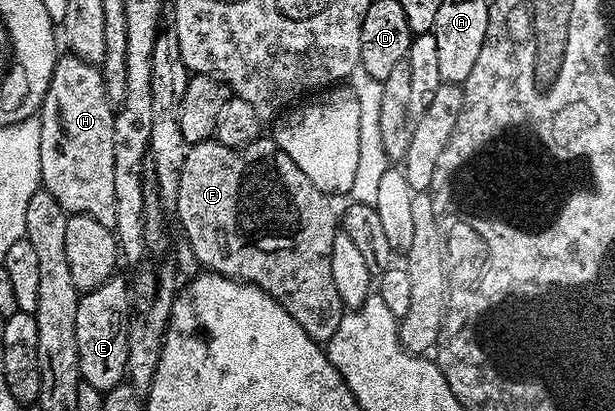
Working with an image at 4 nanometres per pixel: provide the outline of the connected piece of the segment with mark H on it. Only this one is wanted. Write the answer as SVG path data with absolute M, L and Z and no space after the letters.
M59 55L40 113L41 187L60 202L67 214L88 214L88 218L96 218L96 222L112 230L116 226L116 185L112 175L114 114L115 109L106 97L101 71L76 55Z

